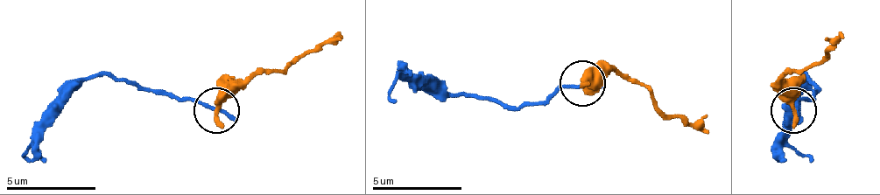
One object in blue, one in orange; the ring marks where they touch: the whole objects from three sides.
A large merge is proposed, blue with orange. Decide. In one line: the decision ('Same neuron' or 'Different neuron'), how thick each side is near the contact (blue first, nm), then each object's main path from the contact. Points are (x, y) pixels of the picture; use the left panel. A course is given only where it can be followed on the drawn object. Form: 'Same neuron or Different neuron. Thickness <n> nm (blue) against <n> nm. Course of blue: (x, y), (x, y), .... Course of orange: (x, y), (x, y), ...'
Different neuron. Thickness 240 nm (blue) against 440 nm. Course of blue: (215, 111), (152, 88), (89, 75), (31, 142), (31, 161). Course of orange: (215, 111), (251, 80), (283, 71), (301, 52), (319, 52), (341, 31)

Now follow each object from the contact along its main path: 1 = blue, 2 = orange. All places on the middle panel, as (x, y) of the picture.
1: (581, 84), (518, 107), (455, 98), (397, 80), (397, 102)
2: (581, 84), (617, 71), (649, 94), (667, 115), (685, 115), (707, 129)

